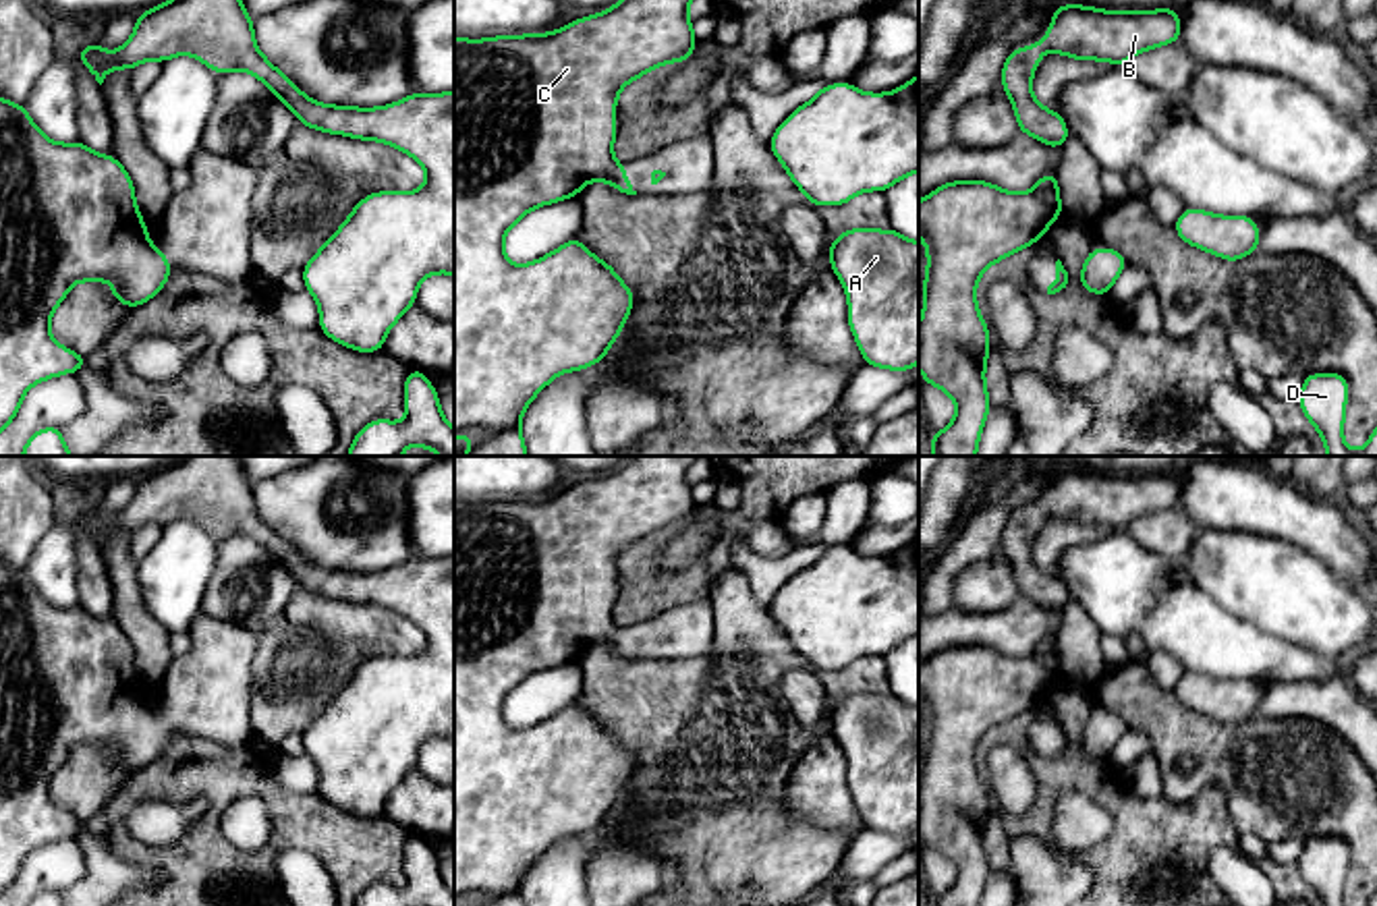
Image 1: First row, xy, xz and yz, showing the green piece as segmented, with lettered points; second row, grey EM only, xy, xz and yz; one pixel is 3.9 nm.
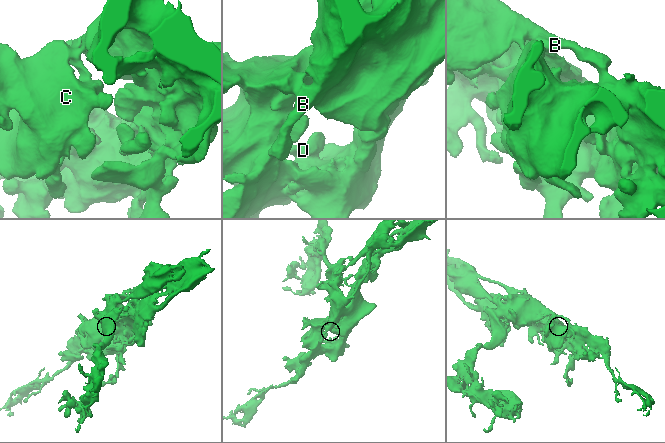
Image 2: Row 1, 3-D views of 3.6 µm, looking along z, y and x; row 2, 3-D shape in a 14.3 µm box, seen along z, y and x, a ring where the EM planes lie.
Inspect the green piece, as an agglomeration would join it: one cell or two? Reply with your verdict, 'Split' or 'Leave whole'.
Leave whole

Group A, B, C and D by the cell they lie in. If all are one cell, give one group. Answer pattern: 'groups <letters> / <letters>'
groups A B C D

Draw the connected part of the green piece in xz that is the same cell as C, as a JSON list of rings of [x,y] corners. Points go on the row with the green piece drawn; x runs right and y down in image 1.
[[[620,0],[610,10],[552,33],[454,37],[454,440],[462,433],[471,442],[481,425],[498,429],[460,456],[527,456],[518,423],[529,402],[554,377],[599,363],[620,336],[635,296],[579,236],[523,265],[506,259],[504,236],[531,209],[577,197],[593,180],[637,195],[624,164],[612,153],[618,93],[645,73],[695,54],[688,4],[691,0]]]

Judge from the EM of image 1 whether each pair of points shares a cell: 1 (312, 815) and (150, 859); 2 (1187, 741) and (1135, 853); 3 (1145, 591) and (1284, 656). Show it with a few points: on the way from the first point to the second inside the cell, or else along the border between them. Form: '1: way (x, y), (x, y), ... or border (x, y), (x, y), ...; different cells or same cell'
1: way (272, 851), (260, 863), (189, 863); same cell
2: border (1212, 784), (1191, 799), (1168, 801), (1164, 797); different cells
3: way (1181, 618), (1210, 641), (1249, 654); same cell

